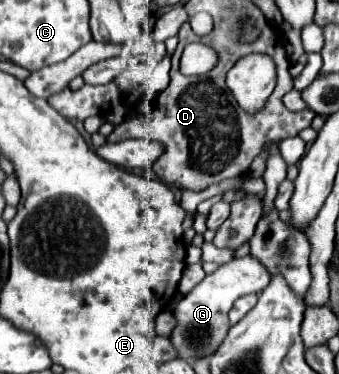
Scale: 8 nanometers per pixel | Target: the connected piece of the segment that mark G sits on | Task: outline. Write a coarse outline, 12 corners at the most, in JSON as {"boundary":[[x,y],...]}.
{"boundary":[[252,254],[208,274],[176,306],[180,358],[212,356],[228,312],[268,286]]}

